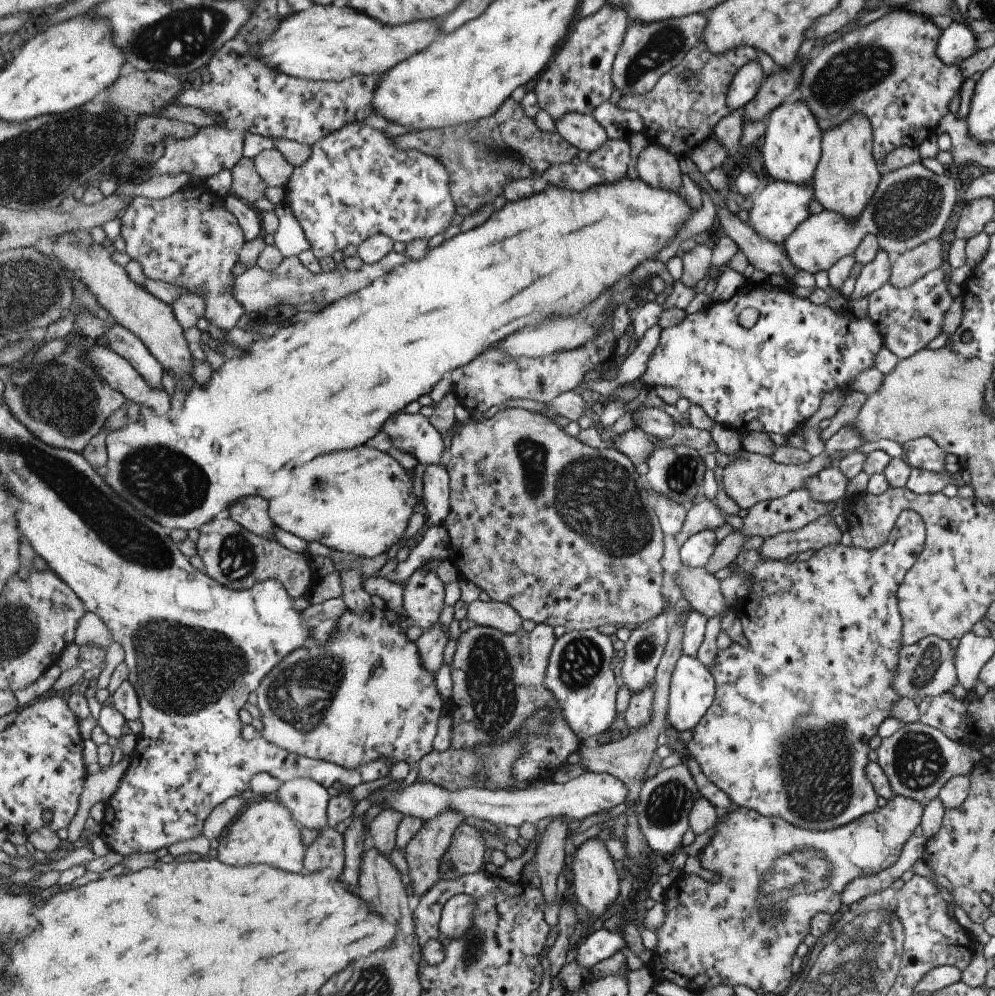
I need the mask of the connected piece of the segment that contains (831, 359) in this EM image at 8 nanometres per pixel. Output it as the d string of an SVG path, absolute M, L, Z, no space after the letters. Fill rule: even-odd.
M747 284L727 302L713 302L705 310L687 314L679 324L661 330L661 338L653 348L649 362L639 376L641 386L677 388L681 398L703 408L715 422L739 434L781 434L791 436L799 432L809 416L815 416L821 398L833 392L851 392L849 384L865 370L875 368L875 356L885 346L877 322L867 318L853 318L845 304L815 304L809 298L797 298L787 290L777 290L765 284ZM743 308L755 308L759 318L751 330L737 324L737 314ZM837 308L845 312L837 314Z

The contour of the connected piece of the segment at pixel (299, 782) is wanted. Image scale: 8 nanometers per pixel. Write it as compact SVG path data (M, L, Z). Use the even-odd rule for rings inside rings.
M297 778L287 782L281 786L275 798L293 812L293 818L301 828L305 826L323 832L329 826L329 804L333 792L329 792L317 780Z

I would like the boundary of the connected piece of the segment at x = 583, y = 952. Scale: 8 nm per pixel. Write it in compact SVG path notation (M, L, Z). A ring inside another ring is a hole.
M613 928L613 930L593 930L593 934L589 934L583 944L577 950L577 958L575 962L581 968L591 970L597 962L611 958L615 952L621 952L625 946L625 940L621 936L621 930Z

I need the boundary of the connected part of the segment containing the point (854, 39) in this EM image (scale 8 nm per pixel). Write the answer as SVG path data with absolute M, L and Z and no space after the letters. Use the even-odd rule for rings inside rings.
M895 10L867 26L851 28L851 32L827 44L819 52L819 56L809 58L809 62L803 66L801 84L797 86L801 90L799 102L805 102L809 106L809 110L817 118L821 132L847 122L847 118L851 118L853 114L863 114L865 118L869 118L873 128L875 162L901 146L919 148L923 140L927 140L931 134L937 134L937 124L949 114L949 102L955 94L961 92L961 84L965 82L959 66L947 66L935 54L941 32L943 30L937 28L931 18L907 10Z

